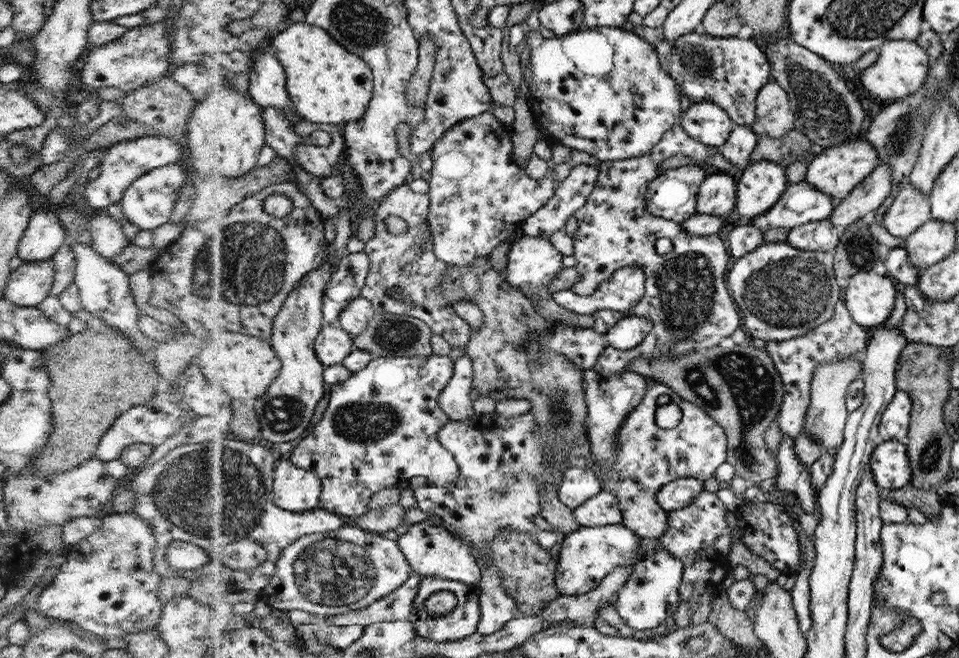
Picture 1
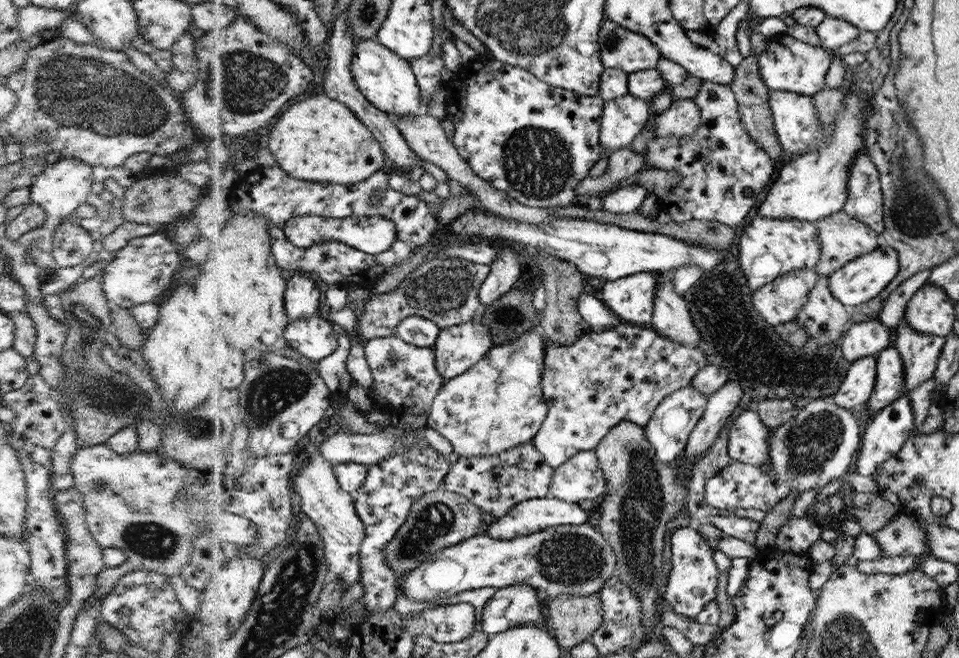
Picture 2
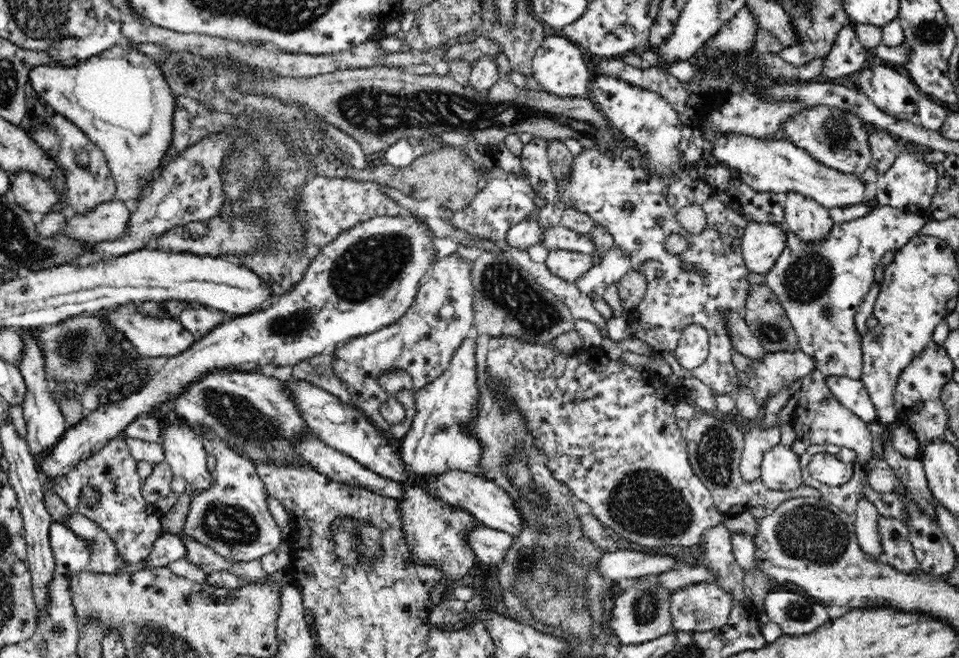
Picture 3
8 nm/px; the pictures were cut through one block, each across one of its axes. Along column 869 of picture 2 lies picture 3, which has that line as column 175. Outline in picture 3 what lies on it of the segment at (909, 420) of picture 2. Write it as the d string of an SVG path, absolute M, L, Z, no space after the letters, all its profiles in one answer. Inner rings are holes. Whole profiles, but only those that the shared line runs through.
M163 416L161 419L164 431L161 432L160 442L172 474L184 478L188 487L193 486L196 492L208 491L215 475L208 469L208 454L200 433L196 434L188 424L172 424Z

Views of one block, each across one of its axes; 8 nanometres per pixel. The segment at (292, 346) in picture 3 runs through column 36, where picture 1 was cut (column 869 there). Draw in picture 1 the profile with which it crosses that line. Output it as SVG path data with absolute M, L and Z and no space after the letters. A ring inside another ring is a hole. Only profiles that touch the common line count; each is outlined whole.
M882 442L871 454L869 468L880 490L898 489L911 483L913 471L906 462L906 447L902 442Z

